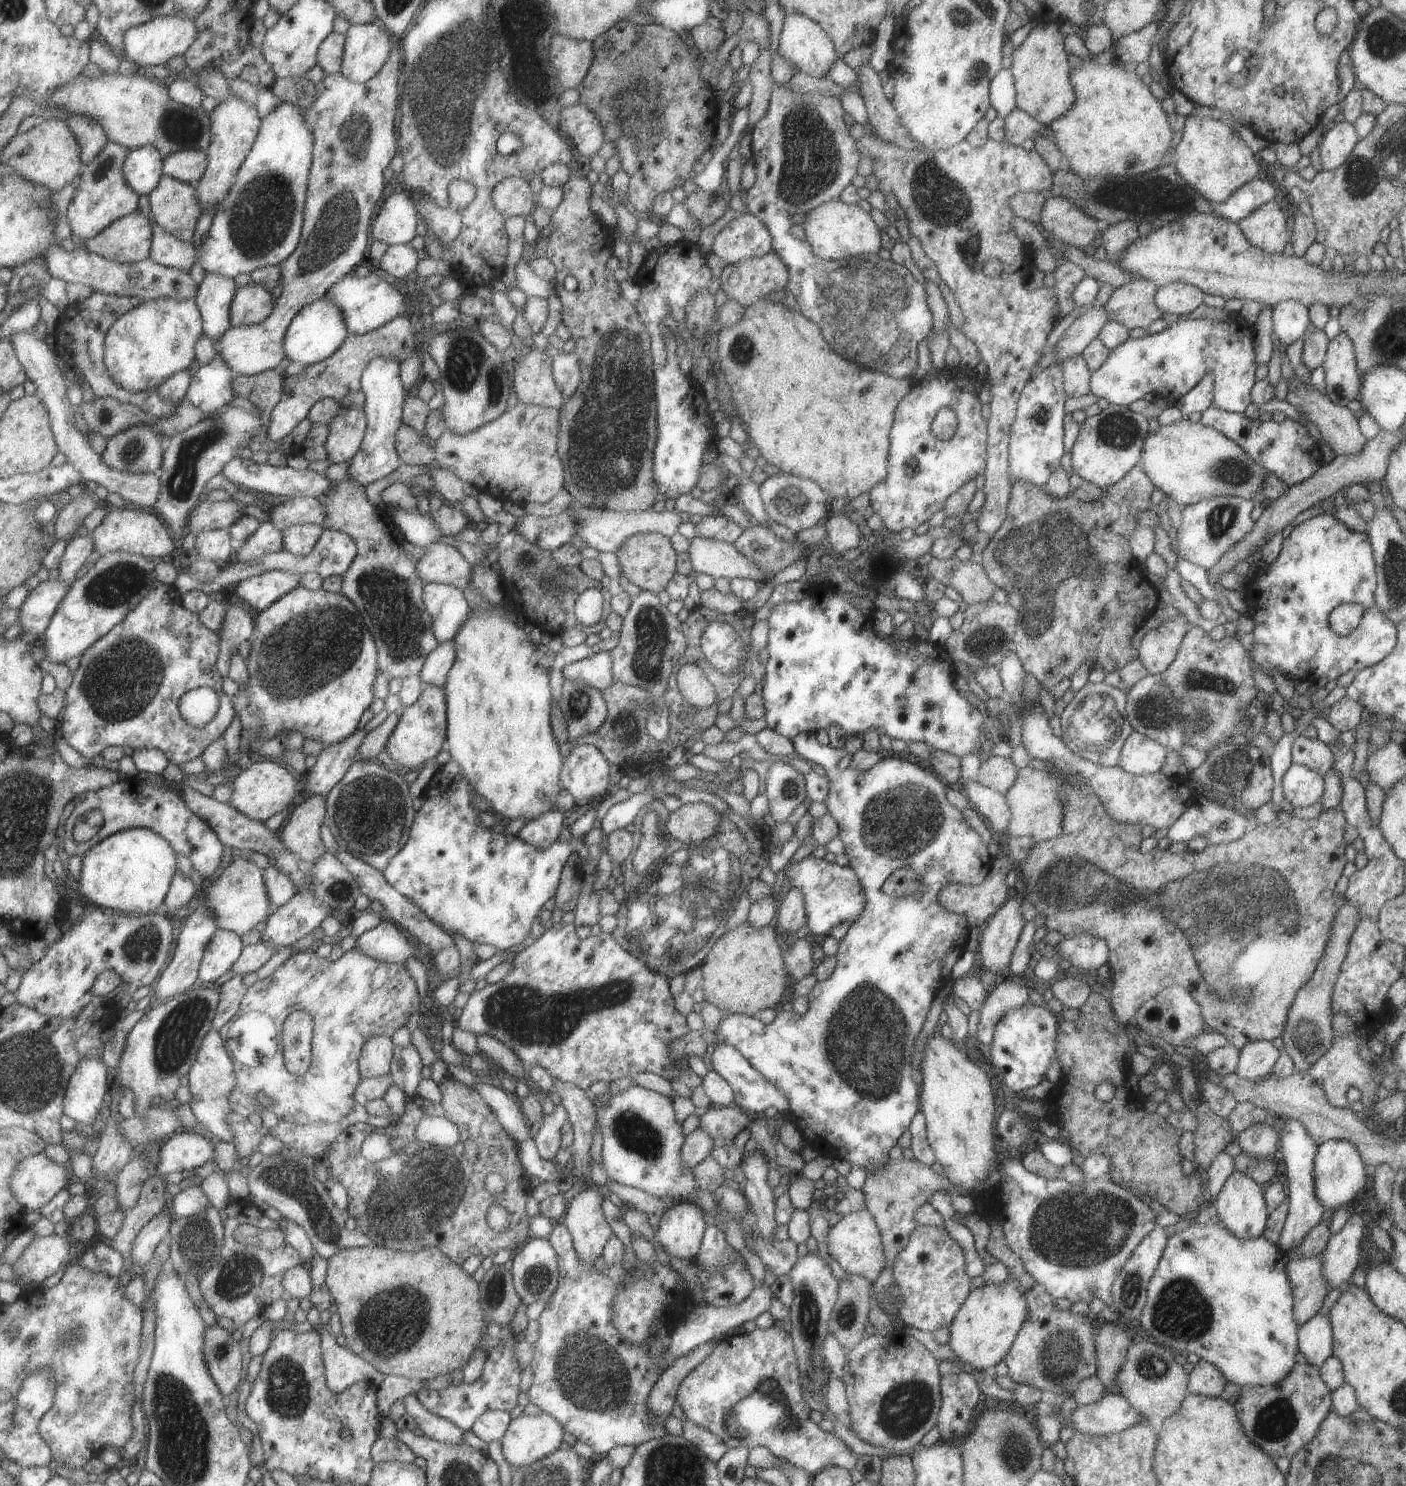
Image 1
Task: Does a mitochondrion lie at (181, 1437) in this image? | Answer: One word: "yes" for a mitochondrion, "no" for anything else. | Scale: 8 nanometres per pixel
yes

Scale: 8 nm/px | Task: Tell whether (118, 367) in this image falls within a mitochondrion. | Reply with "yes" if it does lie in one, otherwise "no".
no

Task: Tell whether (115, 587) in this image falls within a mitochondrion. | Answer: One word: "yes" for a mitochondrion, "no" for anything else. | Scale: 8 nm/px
yes

